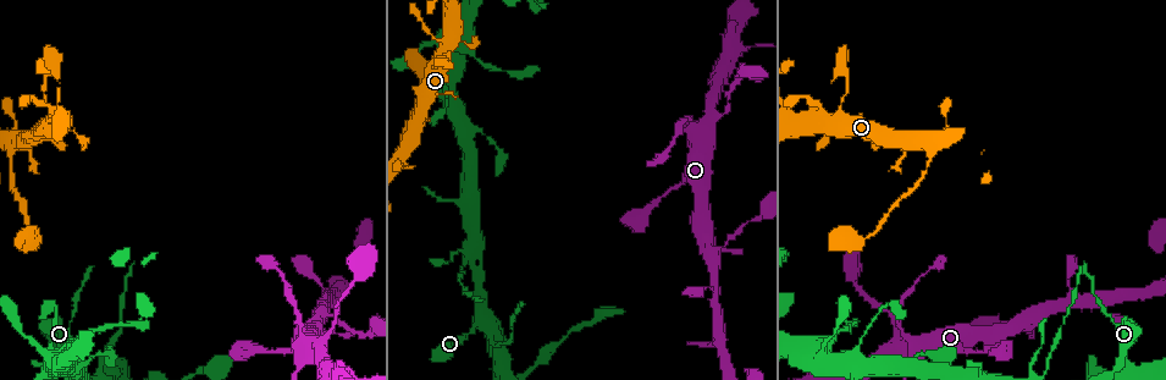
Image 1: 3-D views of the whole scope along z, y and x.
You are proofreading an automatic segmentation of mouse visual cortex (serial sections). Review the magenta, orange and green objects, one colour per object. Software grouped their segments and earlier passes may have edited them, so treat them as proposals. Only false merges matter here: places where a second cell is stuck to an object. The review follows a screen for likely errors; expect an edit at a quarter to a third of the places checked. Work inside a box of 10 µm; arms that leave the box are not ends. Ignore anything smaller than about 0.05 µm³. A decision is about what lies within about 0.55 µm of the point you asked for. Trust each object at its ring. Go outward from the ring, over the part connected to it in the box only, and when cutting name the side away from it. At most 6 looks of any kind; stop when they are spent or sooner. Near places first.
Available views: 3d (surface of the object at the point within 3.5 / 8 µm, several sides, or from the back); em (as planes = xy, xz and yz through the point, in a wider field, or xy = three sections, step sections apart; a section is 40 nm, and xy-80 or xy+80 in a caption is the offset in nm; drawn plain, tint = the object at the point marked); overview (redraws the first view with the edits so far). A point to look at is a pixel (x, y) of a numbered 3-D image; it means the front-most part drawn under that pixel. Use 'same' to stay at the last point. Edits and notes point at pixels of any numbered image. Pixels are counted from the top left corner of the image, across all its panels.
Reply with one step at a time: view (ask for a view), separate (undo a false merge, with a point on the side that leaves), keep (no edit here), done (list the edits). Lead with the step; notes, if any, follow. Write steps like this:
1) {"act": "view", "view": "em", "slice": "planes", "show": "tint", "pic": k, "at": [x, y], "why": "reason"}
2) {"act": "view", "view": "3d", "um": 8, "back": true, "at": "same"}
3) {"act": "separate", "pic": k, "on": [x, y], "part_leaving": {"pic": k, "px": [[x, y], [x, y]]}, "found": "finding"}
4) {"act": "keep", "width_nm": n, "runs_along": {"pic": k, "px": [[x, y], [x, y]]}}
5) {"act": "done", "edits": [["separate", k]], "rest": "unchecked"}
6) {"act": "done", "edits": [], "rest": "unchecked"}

{"act": "view", "view": "3d", "um": 8, "pic": 1, "at": [308, 338], "why": "calibre changes"}

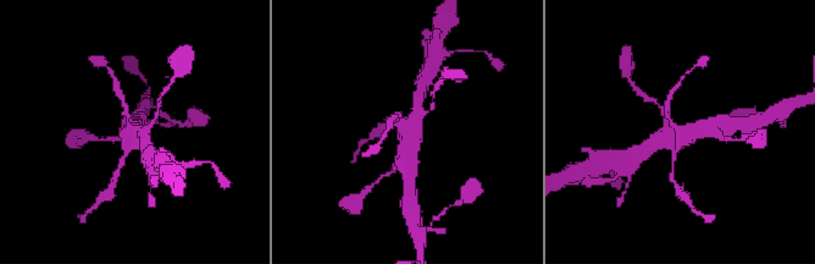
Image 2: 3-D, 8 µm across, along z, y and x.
{"act": "view", "view": "3d", "um": 3.5, "at": "same"}

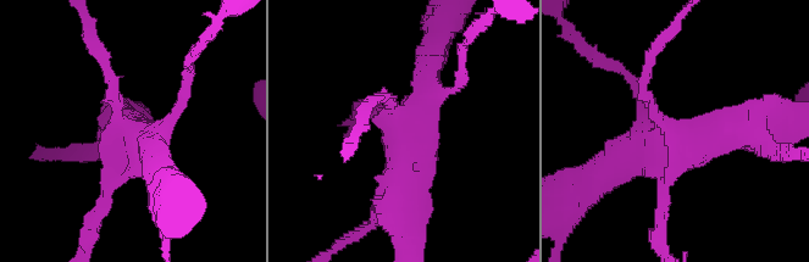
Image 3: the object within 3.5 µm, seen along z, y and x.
{"act": "separate", "pic": 3, "on": [665, 204], "part_leaving": {"pic": 3, "px": [[665, 126], [643, 77], [671, 28]]}, "found": "a second cell is stuck on"}

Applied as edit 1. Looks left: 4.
{"act": "view", "view": "3d", "um": 3.5, "back": true, "pic": 1, "at": [707, 251], "why": "branch point"}

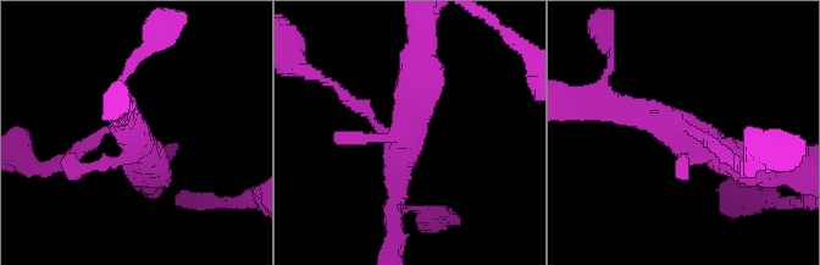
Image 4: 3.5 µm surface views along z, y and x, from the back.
{"act": "view", "view": "em", "slice": "xy", "step": 1, "show": "tint", "pic": 4, "at": [406, 138]}

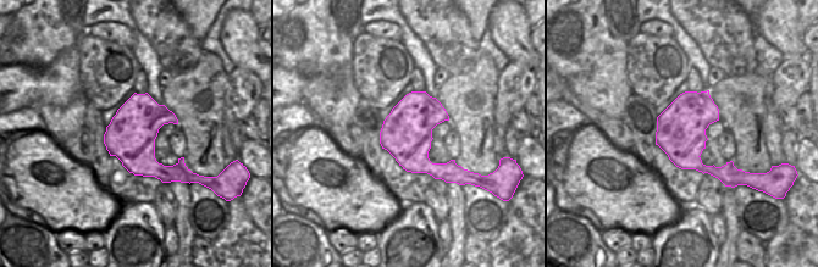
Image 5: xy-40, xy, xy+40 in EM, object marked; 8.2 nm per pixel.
{"act": "keep", "runs_along": {"pic": 4, "px": [[747, 166], [613, 106]]}, "found": "one cell here"}

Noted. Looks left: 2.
{"act": "done", "edits": [["separate", 3]], "rest": "unchecked"}

